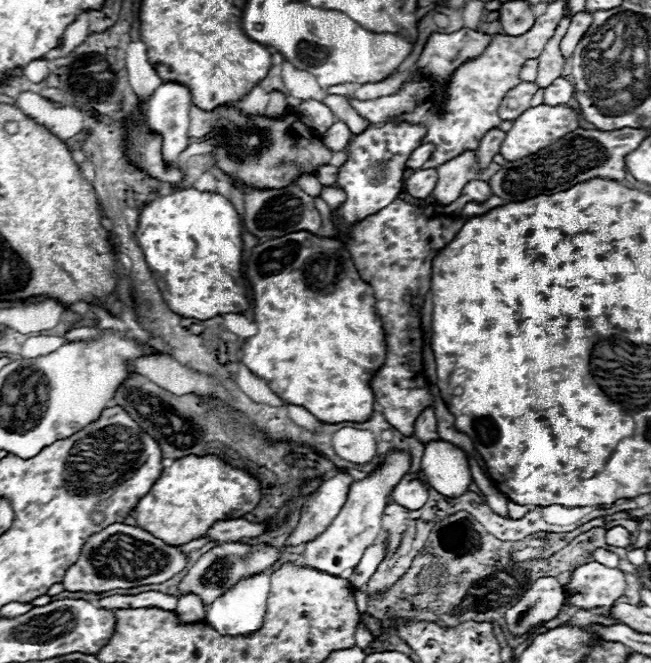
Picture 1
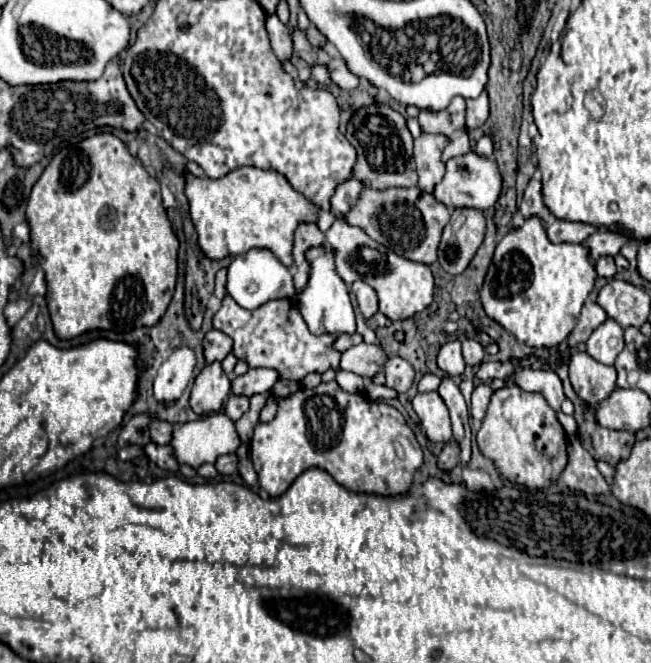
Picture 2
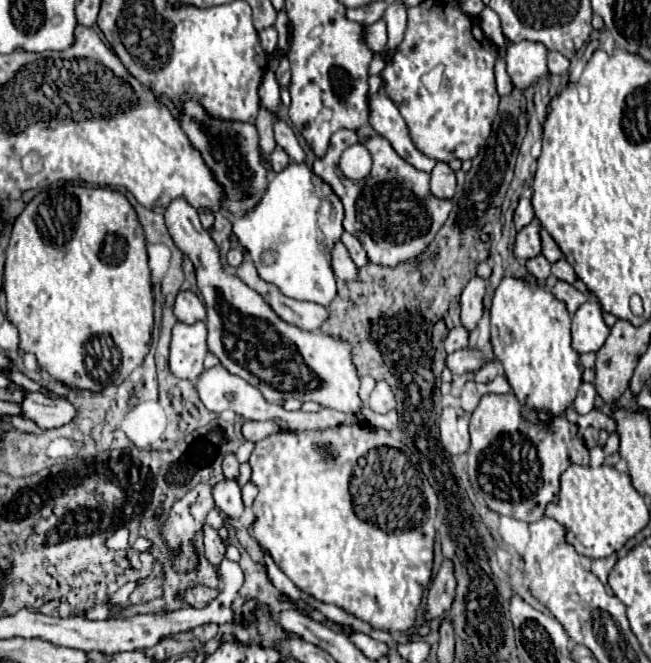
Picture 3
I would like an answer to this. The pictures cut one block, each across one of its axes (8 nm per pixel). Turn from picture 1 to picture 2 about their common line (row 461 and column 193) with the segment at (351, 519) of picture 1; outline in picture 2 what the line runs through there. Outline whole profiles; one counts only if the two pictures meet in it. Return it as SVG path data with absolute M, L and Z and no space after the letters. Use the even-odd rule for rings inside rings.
M206 364L192 386L190 406L198 416L218 412L224 406L224 400L230 396L230 392L232 384L230 378L224 374L222 364Z

